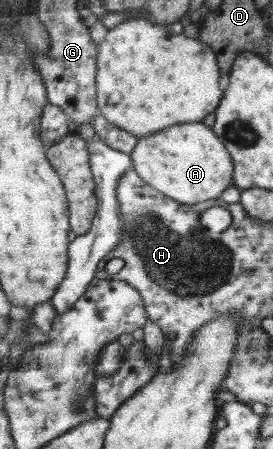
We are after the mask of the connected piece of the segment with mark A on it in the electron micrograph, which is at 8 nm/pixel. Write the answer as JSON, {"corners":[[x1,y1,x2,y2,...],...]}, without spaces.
{"corners":[[204,123,178,124,140,138,129,155,132,168,146,184,150,184,150,186,160,190,164,195,170,196,178,203,196,204,218,198,224,189,233,185,232,167,235,167,235,165,232,165,231,154,222,145,222,141,216,137,216,133,210,127,206,127]]}

